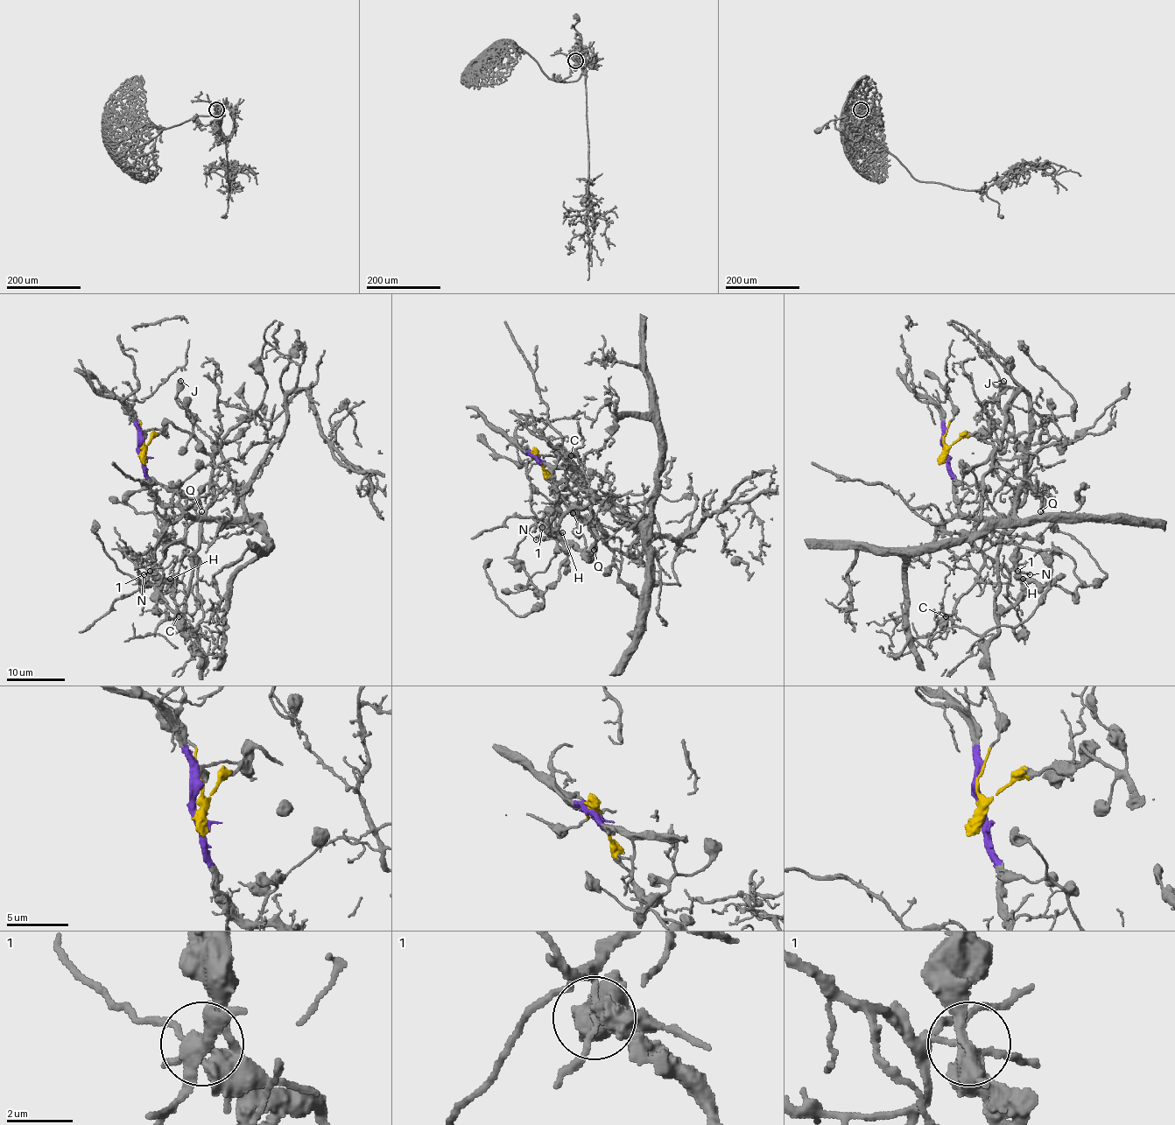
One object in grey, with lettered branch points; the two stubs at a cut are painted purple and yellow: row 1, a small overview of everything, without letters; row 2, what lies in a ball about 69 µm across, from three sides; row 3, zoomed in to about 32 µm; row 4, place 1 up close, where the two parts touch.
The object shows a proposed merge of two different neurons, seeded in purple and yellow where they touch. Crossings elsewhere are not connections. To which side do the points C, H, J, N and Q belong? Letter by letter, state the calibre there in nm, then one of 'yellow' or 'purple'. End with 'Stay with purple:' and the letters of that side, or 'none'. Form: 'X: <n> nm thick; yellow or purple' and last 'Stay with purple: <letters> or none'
C: 650 nm thick; yellow
H: 180 nm thick; yellow
J: 650 nm thick; yellow
N: 190 nm thick; purple
Q: 170 nm thick; yellow
Stay with purple: N

